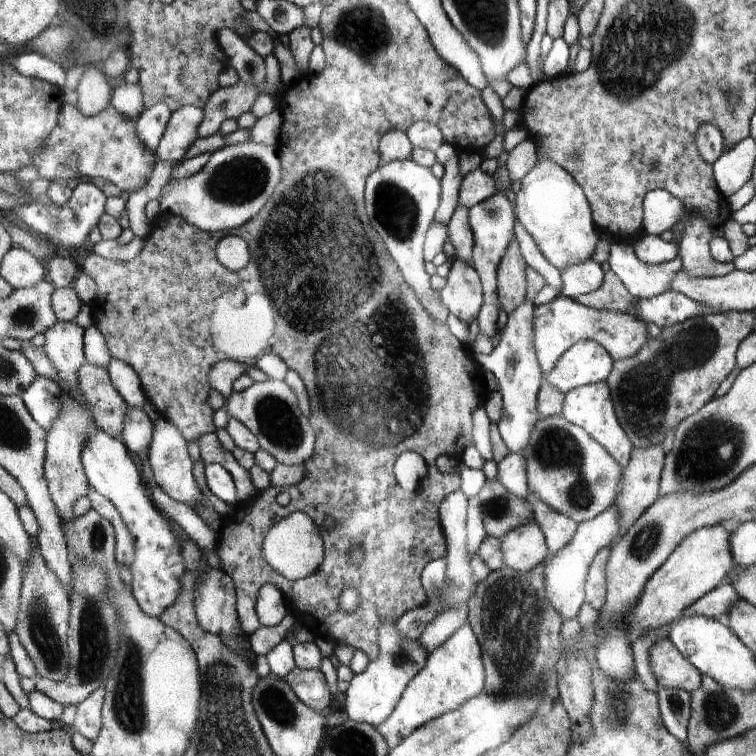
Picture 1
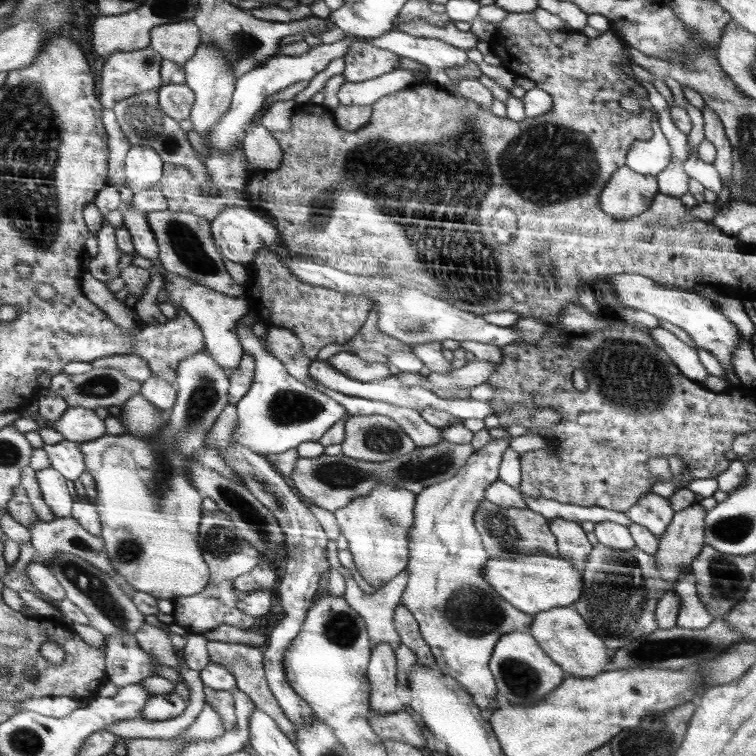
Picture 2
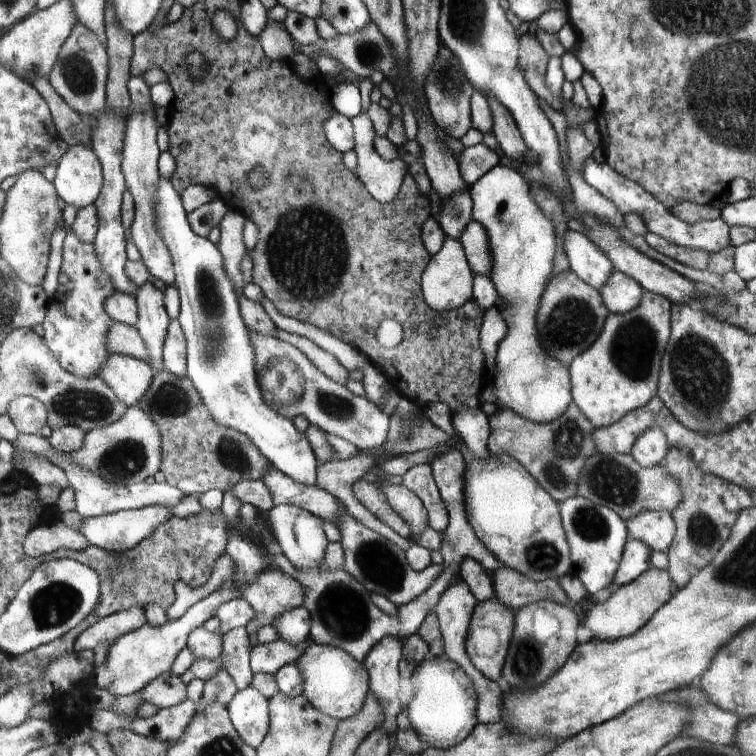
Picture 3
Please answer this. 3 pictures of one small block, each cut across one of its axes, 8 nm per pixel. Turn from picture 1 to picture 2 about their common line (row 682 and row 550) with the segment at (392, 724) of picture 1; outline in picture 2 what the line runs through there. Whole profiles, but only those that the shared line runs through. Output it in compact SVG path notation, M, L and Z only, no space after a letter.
M491 439L484 448L475 451L467 464L452 479L432 485L418 494L414 508L414 526L409 530L410 559L405 571L408 584L401 597L401 604L407 606L419 621L423 639L435 655L435 667L443 674L455 678L472 695L474 704L481 710L491 708L497 700L498 689L489 660L495 644L504 634L512 631L526 632L535 620L500 597L483 577L483 566L489 554L485 551L479 531L475 526L475 514L479 502L486 495L487 488L499 480L499 468L504 452L513 444L512 439Z

